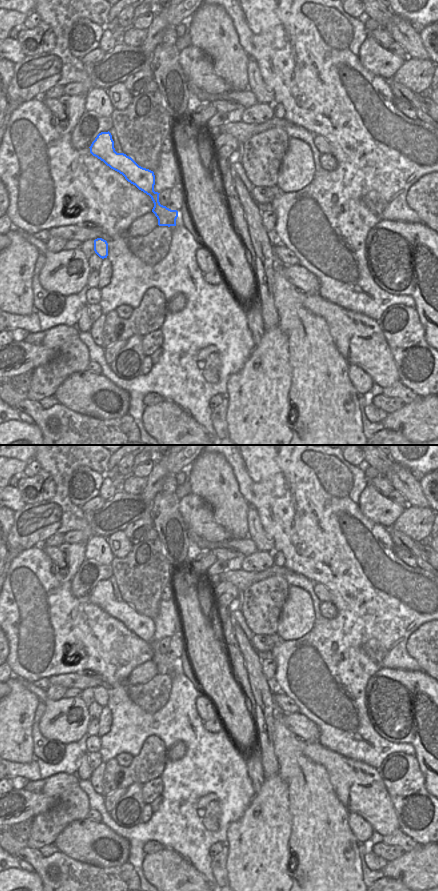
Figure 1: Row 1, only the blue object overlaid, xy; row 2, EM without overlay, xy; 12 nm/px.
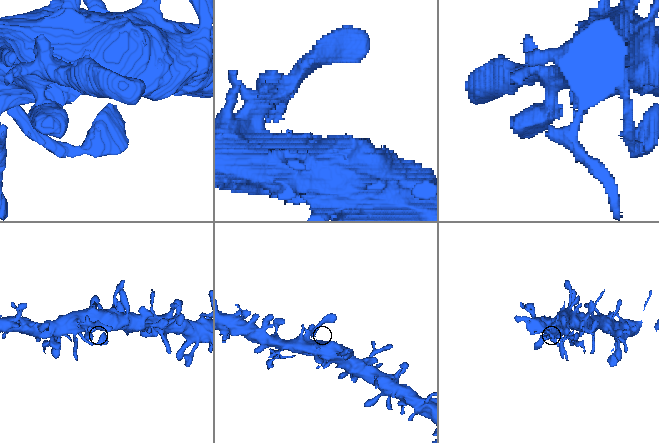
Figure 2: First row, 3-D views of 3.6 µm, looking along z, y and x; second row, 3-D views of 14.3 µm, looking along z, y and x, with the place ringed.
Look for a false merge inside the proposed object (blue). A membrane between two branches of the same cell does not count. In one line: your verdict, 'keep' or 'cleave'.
keep

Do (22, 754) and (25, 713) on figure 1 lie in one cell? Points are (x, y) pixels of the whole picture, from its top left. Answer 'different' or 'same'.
same

